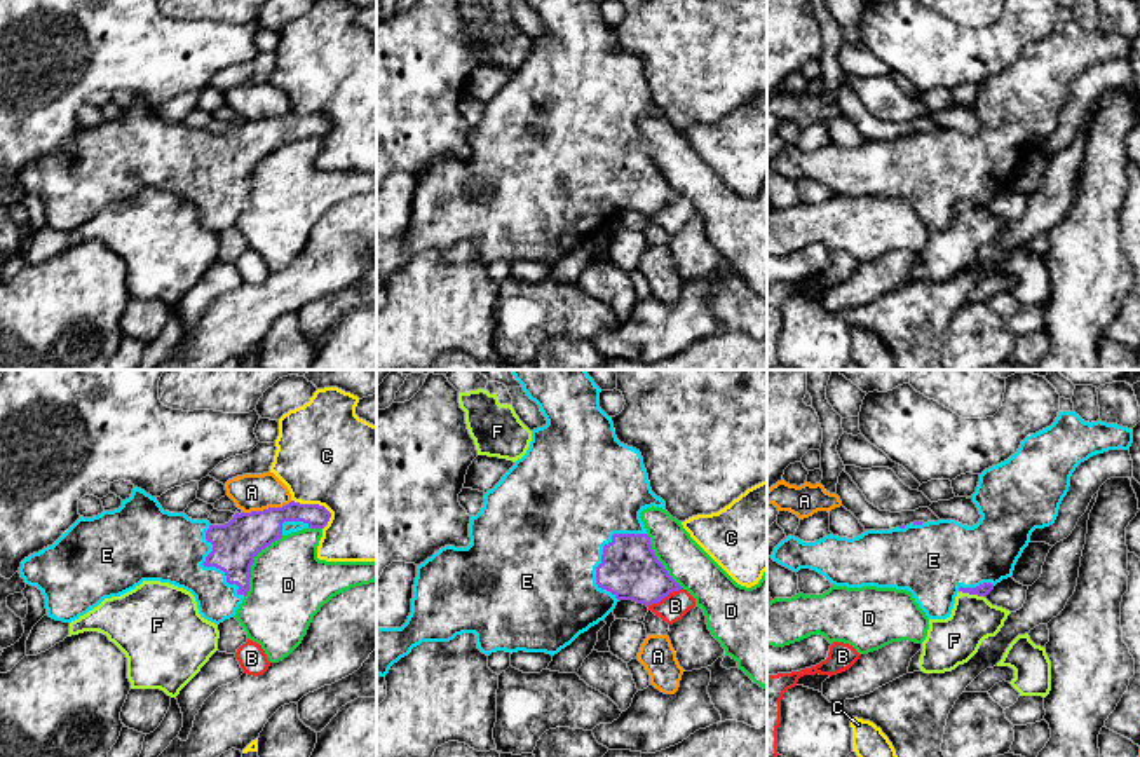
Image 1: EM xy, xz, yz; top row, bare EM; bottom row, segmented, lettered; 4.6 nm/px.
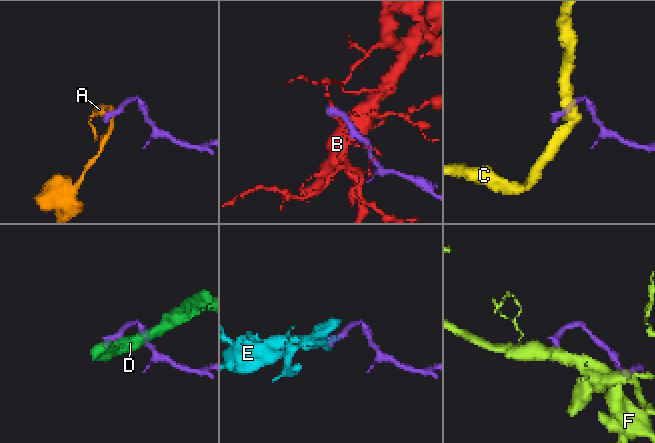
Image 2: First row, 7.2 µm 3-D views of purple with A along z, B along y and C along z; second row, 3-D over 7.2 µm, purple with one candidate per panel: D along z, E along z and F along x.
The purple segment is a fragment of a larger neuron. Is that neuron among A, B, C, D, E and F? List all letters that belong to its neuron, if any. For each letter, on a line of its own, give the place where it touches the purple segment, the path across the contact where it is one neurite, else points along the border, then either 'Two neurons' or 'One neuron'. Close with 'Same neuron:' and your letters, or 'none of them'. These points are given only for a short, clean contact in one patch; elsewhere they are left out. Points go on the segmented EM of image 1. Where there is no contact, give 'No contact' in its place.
A: Touches purple at xy (269, 508). Boundary: xy (291, 501), (244, 513). Two neurons
B: Touches purple at xz (664, 595). Two neurons
C: Touches purple at xy (316, 504). Two neurons
D: Touches purple at xy (251, 564). Two neurons
E: Touches purple at xz (603, 553). One neuron
F: Touches purple at yz (971, 593). Boundary: yz (959, 590), (983, 597). Two neurons
Same neuron: E

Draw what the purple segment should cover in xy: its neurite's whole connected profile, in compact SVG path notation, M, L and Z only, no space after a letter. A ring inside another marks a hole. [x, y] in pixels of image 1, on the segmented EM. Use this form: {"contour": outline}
{"contour": "M134 487L119 509L80 516L52 546L24 558L19 574L42 591L47 616L56 621L71 623L105 598L120 597L143 581L160 581L190 591L199 614L220 624L235 616L248 595L251 565L261 549L291 532L324 529L329 518L324 506L291 501L282 508L235 513L228 523L211 525L164 511L157 497Z"}

